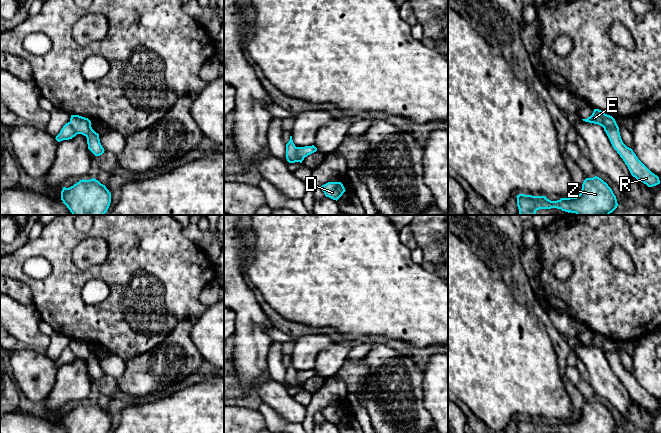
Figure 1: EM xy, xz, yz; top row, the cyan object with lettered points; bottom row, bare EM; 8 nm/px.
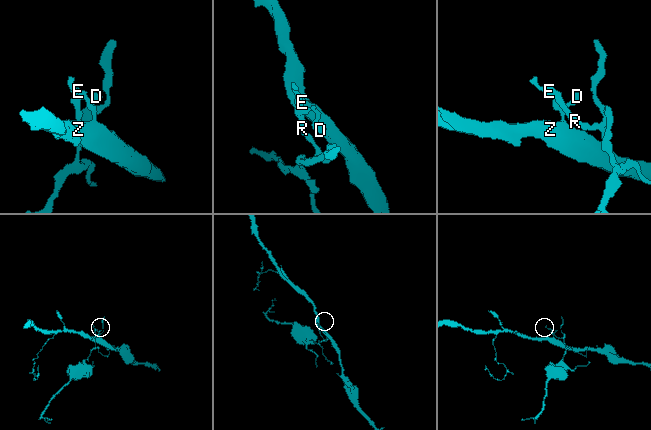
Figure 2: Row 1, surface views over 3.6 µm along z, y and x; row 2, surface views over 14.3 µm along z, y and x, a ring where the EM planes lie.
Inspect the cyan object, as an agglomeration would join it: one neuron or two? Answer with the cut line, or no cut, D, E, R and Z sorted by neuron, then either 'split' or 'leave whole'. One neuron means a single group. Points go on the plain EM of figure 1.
yz (605, 338), (604, 350), (616, 351) | D Z / E R | split

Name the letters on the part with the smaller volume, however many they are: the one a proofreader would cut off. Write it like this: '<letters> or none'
E, R

